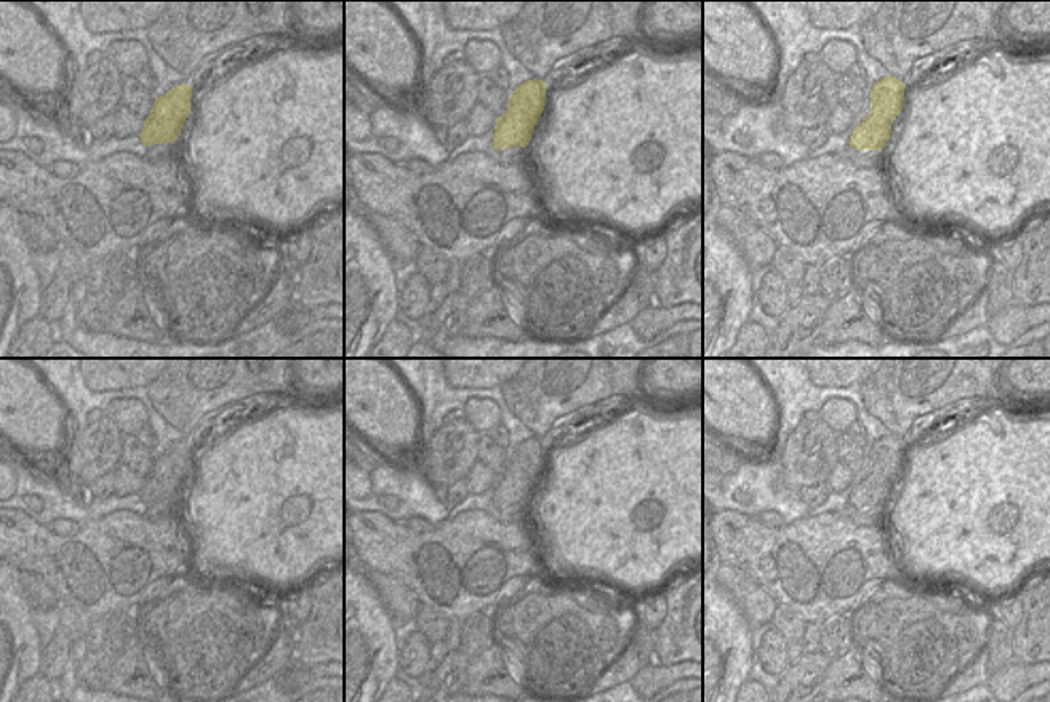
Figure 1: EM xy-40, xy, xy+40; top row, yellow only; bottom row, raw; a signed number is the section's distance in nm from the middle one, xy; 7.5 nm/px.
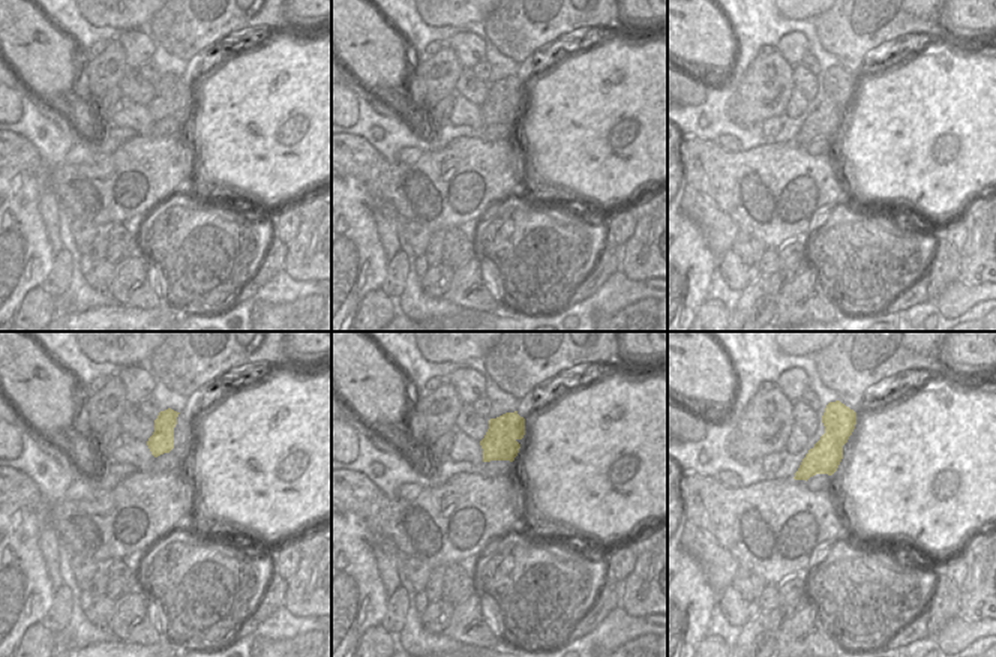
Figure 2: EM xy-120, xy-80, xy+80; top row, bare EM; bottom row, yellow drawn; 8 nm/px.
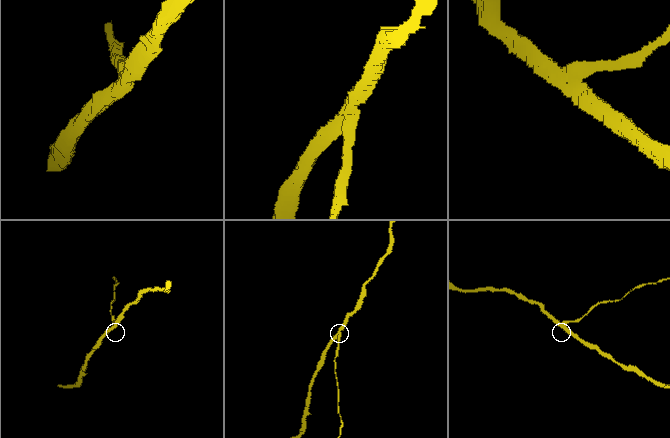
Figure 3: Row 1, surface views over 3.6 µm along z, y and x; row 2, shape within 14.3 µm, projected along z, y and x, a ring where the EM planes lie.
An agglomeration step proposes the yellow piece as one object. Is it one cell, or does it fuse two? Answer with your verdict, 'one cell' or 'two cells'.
two cells

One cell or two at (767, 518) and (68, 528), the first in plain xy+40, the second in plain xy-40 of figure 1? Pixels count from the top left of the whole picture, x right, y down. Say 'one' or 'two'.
one

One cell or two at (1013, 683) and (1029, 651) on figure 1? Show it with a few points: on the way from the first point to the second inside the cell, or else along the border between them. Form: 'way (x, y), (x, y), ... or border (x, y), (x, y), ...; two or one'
border (1013, 659), (1033, 664); two

